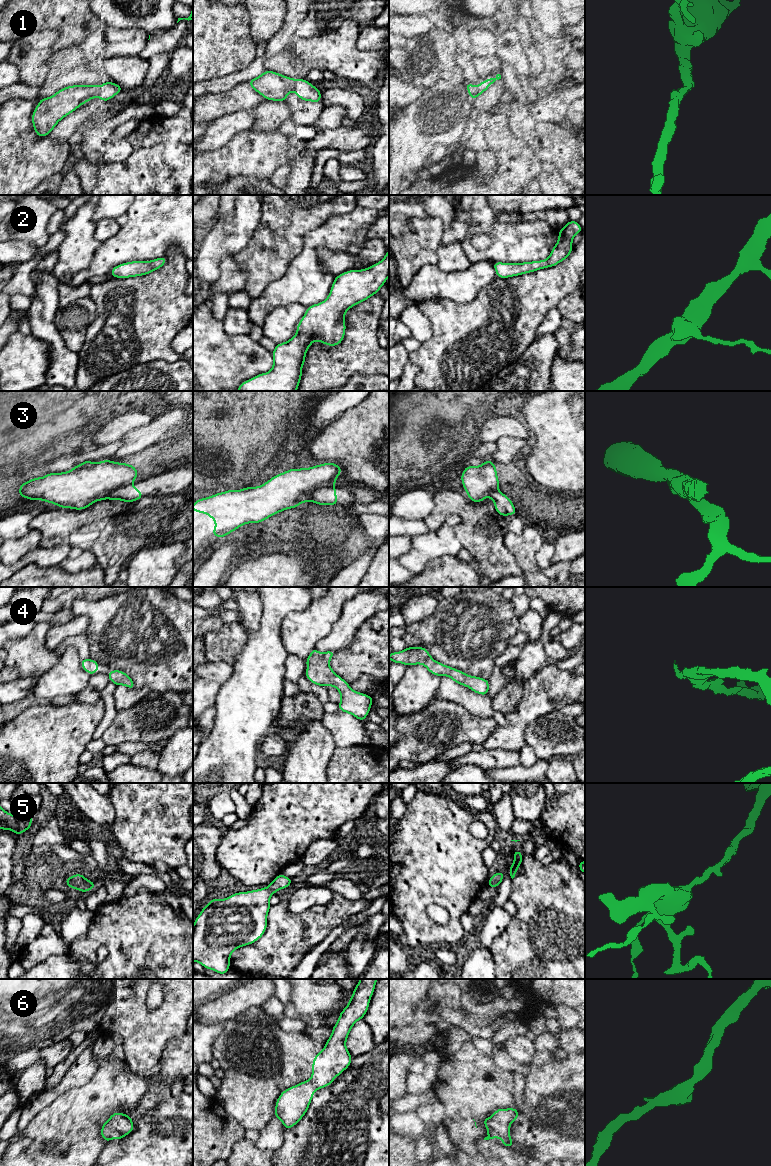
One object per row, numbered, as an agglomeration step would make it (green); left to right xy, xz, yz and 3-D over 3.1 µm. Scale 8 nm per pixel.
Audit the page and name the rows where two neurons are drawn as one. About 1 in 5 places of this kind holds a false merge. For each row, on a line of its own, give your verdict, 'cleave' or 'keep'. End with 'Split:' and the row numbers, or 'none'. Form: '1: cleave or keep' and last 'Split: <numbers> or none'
1: keep
2: keep
3: cleave
4: keep
5: keep
6: keep
Split: 3

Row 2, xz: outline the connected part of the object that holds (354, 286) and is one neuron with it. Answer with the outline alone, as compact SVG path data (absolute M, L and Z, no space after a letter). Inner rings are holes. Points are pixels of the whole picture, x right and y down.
M389 249L380 262L362 270L349 270L336 276L329 296L323 302L307 307L305 315L297 324L296 334L287 342L276 344L272 352L272 369L242 382L237 391L297 391L310 345L316 340L328 346L339 345L344 339L346 330L345 313L351 307L378 293L388 277Z

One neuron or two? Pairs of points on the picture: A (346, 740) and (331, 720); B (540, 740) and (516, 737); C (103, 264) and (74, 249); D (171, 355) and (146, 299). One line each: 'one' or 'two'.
A: one
B: two
C: two
D: one

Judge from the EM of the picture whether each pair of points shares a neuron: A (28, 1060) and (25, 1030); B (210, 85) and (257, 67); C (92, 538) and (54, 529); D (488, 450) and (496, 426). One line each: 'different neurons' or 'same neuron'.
A: different neurons
B: same neuron
C: same neuron
D: different neurons

